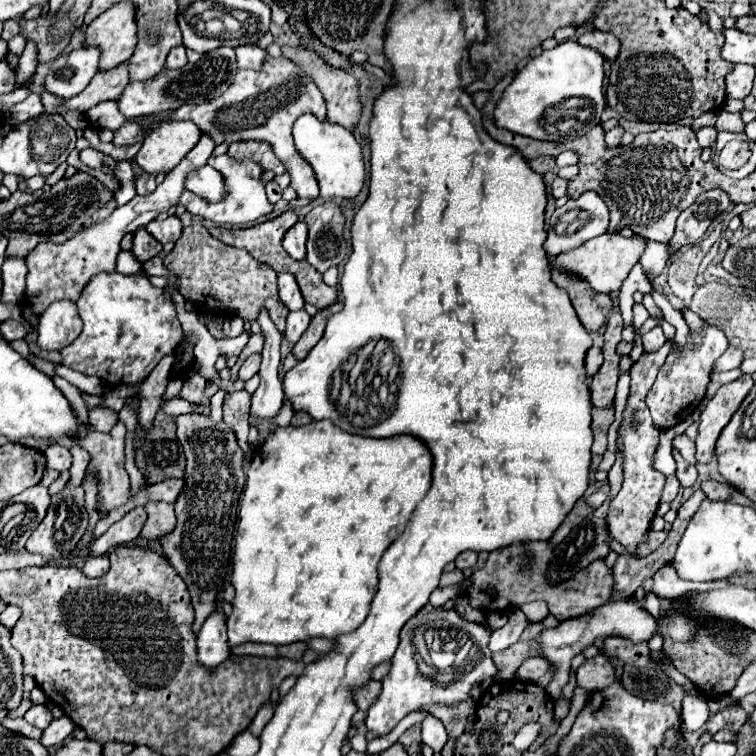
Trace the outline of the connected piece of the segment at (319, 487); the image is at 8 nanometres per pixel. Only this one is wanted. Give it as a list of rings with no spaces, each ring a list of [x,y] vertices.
[[[329,420],[311,422],[301,428],[277,428],[267,442],[259,448],[253,456],[253,462],[247,470],[247,486],[239,498],[239,524],[237,524],[237,538],[235,538],[235,552],[233,552],[233,570],[231,570],[231,584],[235,588],[235,598],[231,602],[233,612],[227,616],[227,636],[229,646],[239,646],[245,642],[259,642],[259,644],[275,644],[285,646],[293,642],[303,642],[307,638],[329,638],[337,640],[339,636],[357,630],[369,614],[369,604],[377,592],[377,564],[383,552],[393,544],[395,536],[399,536],[415,506],[425,498],[431,486],[431,454],[423,442],[411,436],[393,436],[393,438],[365,438],[347,434],[337,430]]]

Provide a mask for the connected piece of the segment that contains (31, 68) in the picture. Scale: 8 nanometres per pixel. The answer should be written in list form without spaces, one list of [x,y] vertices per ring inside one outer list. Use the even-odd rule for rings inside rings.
[[[27,40],[25,50],[23,50],[23,54],[19,58],[19,64],[17,64],[15,88],[21,88],[35,74],[35,68],[37,68],[37,46],[35,46],[33,40]]]

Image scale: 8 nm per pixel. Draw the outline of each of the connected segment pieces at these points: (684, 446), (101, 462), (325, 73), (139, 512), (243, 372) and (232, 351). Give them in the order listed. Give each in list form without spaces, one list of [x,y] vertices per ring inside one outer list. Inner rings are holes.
[[[684,433],[674,438],[673,447],[679,450],[680,454],[689,464],[696,465],[695,444]]]
[[[119,422],[113,426],[109,434],[101,432],[89,432],[87,436],[77,436],[77,444],[87,448],[91,454],[91,464],[89,472],[99,472],[99,494],[103,496],[103,510],[99,512],[101,516],[107,516],[111,508],[117,508],[125,504],[131,498],[131,482],[129,476],[123,468],[123,448],[125,448],[125,424]]]
[[[283,44],[281,46],[281,52],[291,62],[299,64],[307,72],[307,76],[311,76],[315,80],[317,88],[323,92],[323,98],[327,102],[327,120],[331,124],[339,124],[345,130],[351,130],[353,132],[357,128],[359,116],[361,116],[361,102],[359,102],[359,90],[357,90],[359,80],[351,72],[343,72],[343,70],[335,70],[335,68],[327,66],[323,58],[319,58],[315,52],[309,52],[305,48],[295,48],[295,46]]]
[[[145,508],[131,510],[125,518],[115,522],[107,534],[103,534],[99,540],[95,540],[95,544],[91,546],[91,556],[103,556],[117,546],[131,544],[139,536],[139,532],[145,524],[145,518],[147,518]]]
[[[253,354],[253,356],[249,356],[249,358],[243,362],[243,366],[239,368],[238,379],[244,382],[251,379],[258,373],[261,361],[262,357],[259,356],[259,354]]]
[[[174,291],[172,298],[182,329],[193,346],[195,359],[200,364],[198,373],[207,381],[221,383],[218,371],[214,367],[217,357],[222,353],[239,356],[248,342],[247,332],[244,330],[236,338],[214,339],[207,327],[198,320],[197,314],[185,311],[185,299],[179,291]]]

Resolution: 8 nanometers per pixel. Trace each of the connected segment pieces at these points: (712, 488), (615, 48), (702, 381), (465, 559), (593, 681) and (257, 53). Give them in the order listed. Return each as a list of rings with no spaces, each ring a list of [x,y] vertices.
[[[705,480],[705,482],[701,484],[701,490],[703,490],[703,494],[705,494],[709,500],[727,500],[729,494],[731,494],[735,488],[729,486],[729,484],[721,484],[721,482],[717,482],[717,480]]]
[[[585,32],[583,36],[579,36],[577,40],[581,46],[589,46],[595,48],[605,60],[613,60],[619,54],[619,40],[615,40],[615,36],[609,36],[609,32]]]
[[[705,324],[705,340],[703,346],[693,348],[693,344],[689,342],[683,350],[683,354],[677,354],[675,350],[667,356],[665,364],[661,366],[655,384],[651,386],[649,394],[647,394],[647,406],[651,410],[653,416],[653,424],[657,428],[671,428],[679,422],[683,422],[703,400],[705,392],[707,392],[707,384],[709,384],[709,376],[713,370],[715,360],[725,352],[727,348],[727,338],[723,336],[723,332],[719,332],[719,328],[711,328]]]
[[[467,550],[467,552],[463,552],[463,554],[459,554],[459,556],[457,556],[455,566],[457,566],[459,570],[465,570],[465,568],[473,568],[473,566],[475,566],[475,562],[477,562],[477,552]]]
[[[597,654],[595,658],[585,660],[577,670],[577,686],[585,688],[587,692],[603,690],[615,682],[615,676],[611,676],[611,664],[603,654]]]
[[[245,44],[245,46],[237,46],[235,48],[235,56],[237,56],[237,66],[239,68],[261,68],[267,52],[261,50],[259,46],[255,44]]]

